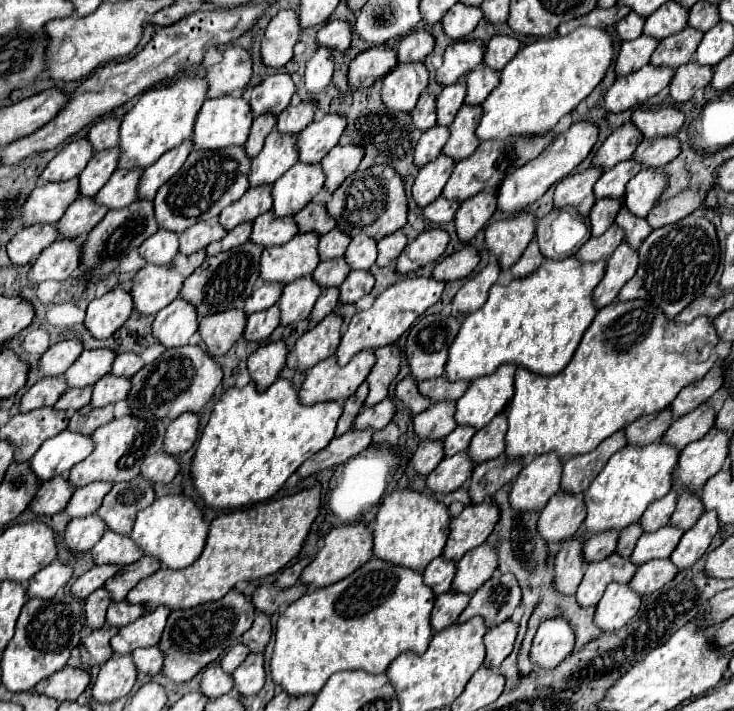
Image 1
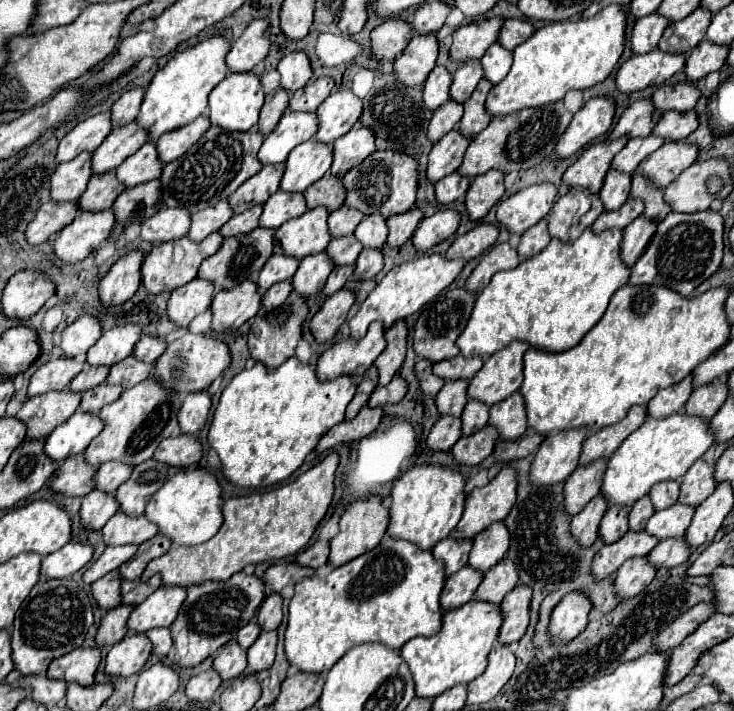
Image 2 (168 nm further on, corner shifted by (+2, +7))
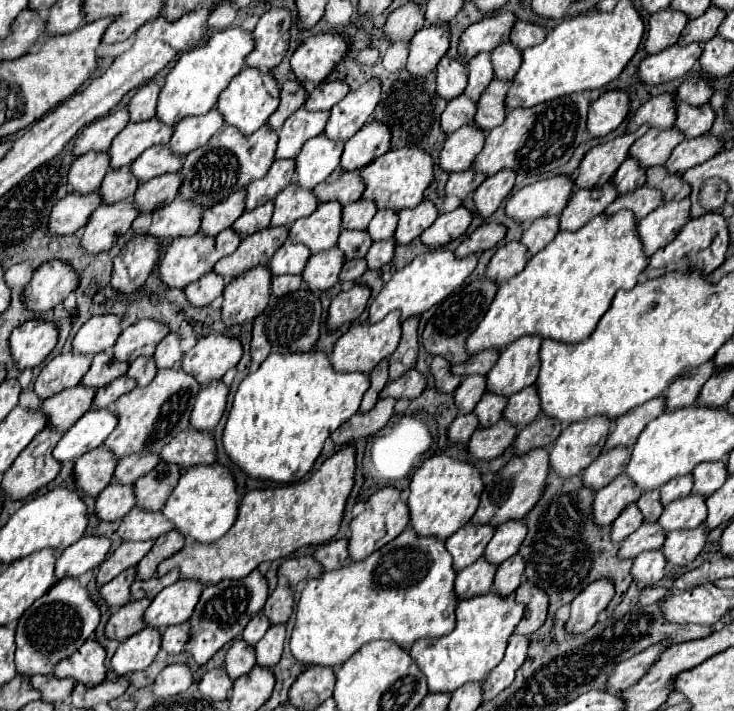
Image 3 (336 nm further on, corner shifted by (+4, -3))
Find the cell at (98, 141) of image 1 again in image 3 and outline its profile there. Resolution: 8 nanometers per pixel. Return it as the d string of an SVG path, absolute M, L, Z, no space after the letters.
M149 82L143 84L135 96L129 102L129 112L131 112L131 122L143 122L155 116L155 108L157 108L157 98L159 98L159 90L161 86L157 82Z

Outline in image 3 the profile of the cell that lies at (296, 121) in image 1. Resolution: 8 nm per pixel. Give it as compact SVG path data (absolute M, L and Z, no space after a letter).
M321 82L307 98L307 110L331 110L339 100L349 94L349 86L345 82Z

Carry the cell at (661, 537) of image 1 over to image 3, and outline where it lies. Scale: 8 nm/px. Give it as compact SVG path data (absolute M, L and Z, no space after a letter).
M691 492L687 498L673 500L669 506L665 506L659 524L671 532L679 528L695 528L707 518L707 506L705 506L705 496Z

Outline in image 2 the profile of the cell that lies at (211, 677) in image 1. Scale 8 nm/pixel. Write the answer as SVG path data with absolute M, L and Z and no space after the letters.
M237 644L223 646L213 660L213 670L221 676L223 682L241 676L245 668L247 668L247 654Z

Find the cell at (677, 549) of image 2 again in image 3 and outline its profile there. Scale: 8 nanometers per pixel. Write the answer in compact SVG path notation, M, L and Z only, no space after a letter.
M701 524L693 530L675 530L667 534L663 552L667 562L671 564L689 564L693 562L699 552L705 548L705 540L707 540L707 526Z

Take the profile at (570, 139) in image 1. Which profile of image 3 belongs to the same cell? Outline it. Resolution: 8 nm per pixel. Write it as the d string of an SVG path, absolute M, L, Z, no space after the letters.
M607 90L589 108L587 130L591 136L613 132L629 114L629 94L625 90Z

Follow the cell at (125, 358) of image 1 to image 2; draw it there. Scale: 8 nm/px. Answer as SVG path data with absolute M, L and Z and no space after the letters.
M143 336L139 340L139 344L135 344L131 356L151 364L151 362L155 362L163 354L163 350L165 350L165 344L159 338L155 338L155 336Z

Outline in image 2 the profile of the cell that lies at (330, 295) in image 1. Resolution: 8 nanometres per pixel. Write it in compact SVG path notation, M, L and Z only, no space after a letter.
M353 266L335 268L335 270L331 272L331 276L329 276L329 280L327 280L327 284L325 284L325 288L323 288L323 294L325 294L325 296L331 296L333 292L341 290L341 288L345 286L345 282L351 278L351 274L353 274Z

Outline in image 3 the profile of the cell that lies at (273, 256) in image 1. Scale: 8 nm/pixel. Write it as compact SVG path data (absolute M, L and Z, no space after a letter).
M337 200L319 204L319 208L305 218L299 218L291 230L289 240L303 242L313 254L321 250L329 250L337 244L341 230L341 212L343 206Z

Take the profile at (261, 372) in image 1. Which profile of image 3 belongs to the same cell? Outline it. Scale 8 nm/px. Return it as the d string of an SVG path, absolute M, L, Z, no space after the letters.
M299 288L293 294L281 298L271 298L267 308L253 322L253 340L251 340L251 358L255 364L261 364L271 352L309 352L319 338L321 328L321 300L309 288Z

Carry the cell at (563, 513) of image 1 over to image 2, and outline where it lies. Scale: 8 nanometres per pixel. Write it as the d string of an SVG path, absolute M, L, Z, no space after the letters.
M607 458L595 460L589 466L579 466L567 478L565 488L563 488L563 510L567 510L567 516L579 514L585 508L585 504L591 498L595 498L595 494L599 494L605 462Z

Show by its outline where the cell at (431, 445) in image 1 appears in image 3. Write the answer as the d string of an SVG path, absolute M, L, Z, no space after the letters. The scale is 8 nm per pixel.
M469 412L469 414L459 414L459 416L455 418L455 422L451 424L451 428L449 428L449 438L451 438L453 442L465 444L477 428L479 428L479 424L477 424L477 416L475 416L473 412Z

